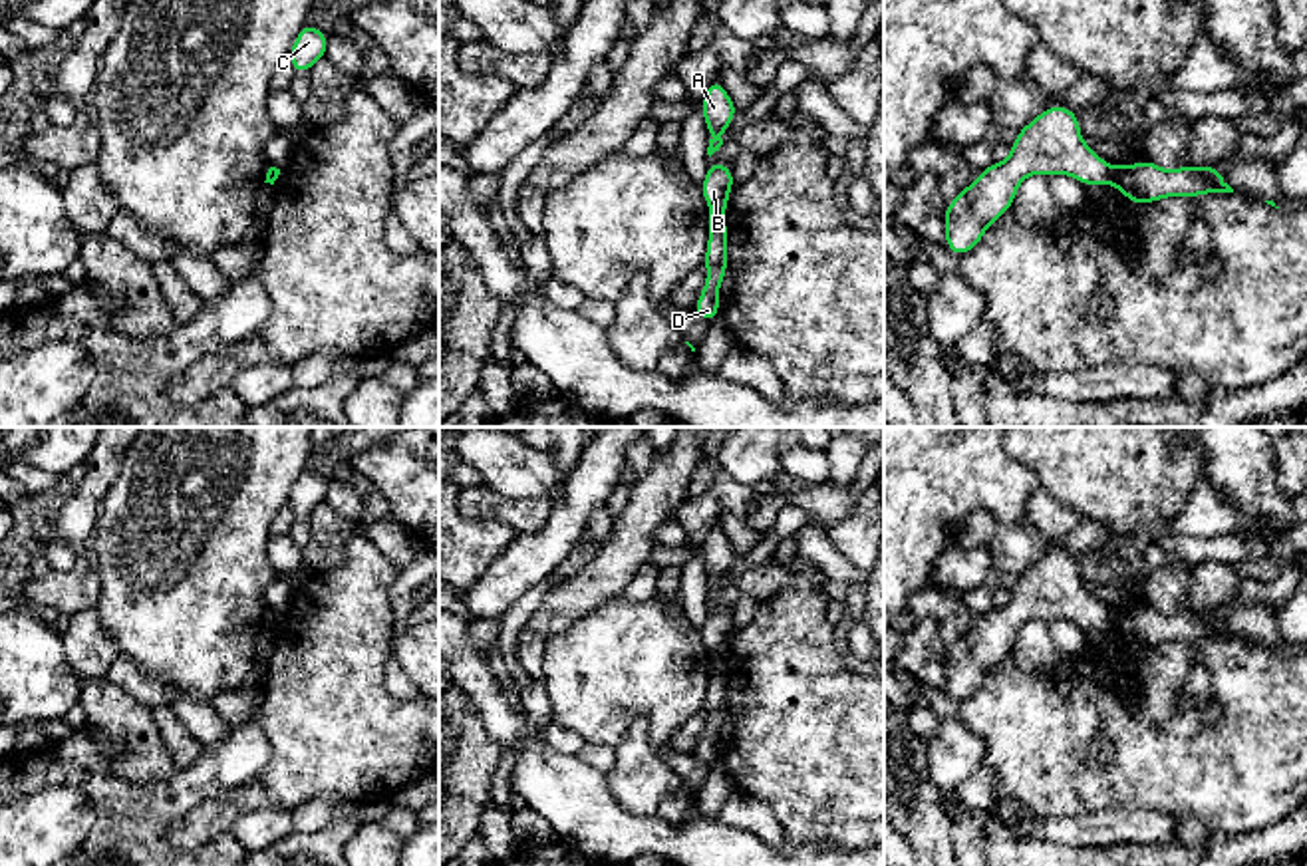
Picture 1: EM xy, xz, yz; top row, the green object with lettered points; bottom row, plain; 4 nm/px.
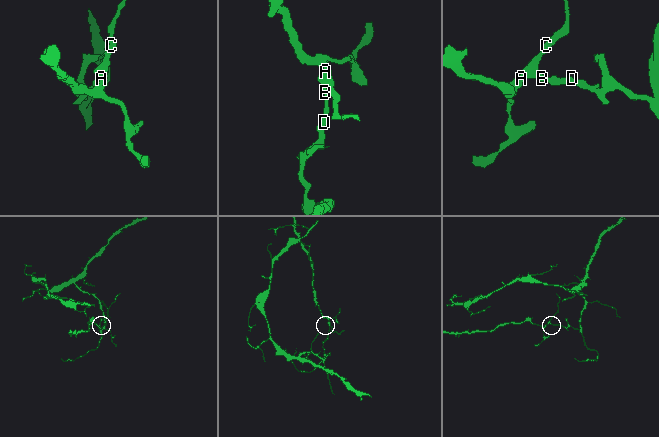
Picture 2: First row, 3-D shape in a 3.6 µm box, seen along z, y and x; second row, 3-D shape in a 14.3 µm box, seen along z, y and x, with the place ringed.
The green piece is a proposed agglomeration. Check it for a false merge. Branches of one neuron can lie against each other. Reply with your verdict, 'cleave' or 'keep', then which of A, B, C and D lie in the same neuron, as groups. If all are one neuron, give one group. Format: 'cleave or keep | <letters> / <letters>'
cleave | A B C / D

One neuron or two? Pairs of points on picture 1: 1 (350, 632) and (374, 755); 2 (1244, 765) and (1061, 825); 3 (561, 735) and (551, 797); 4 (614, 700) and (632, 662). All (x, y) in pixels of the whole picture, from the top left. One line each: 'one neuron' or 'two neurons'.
1: one neuron
2: two neurons
3: two neurons
4: one neuron

